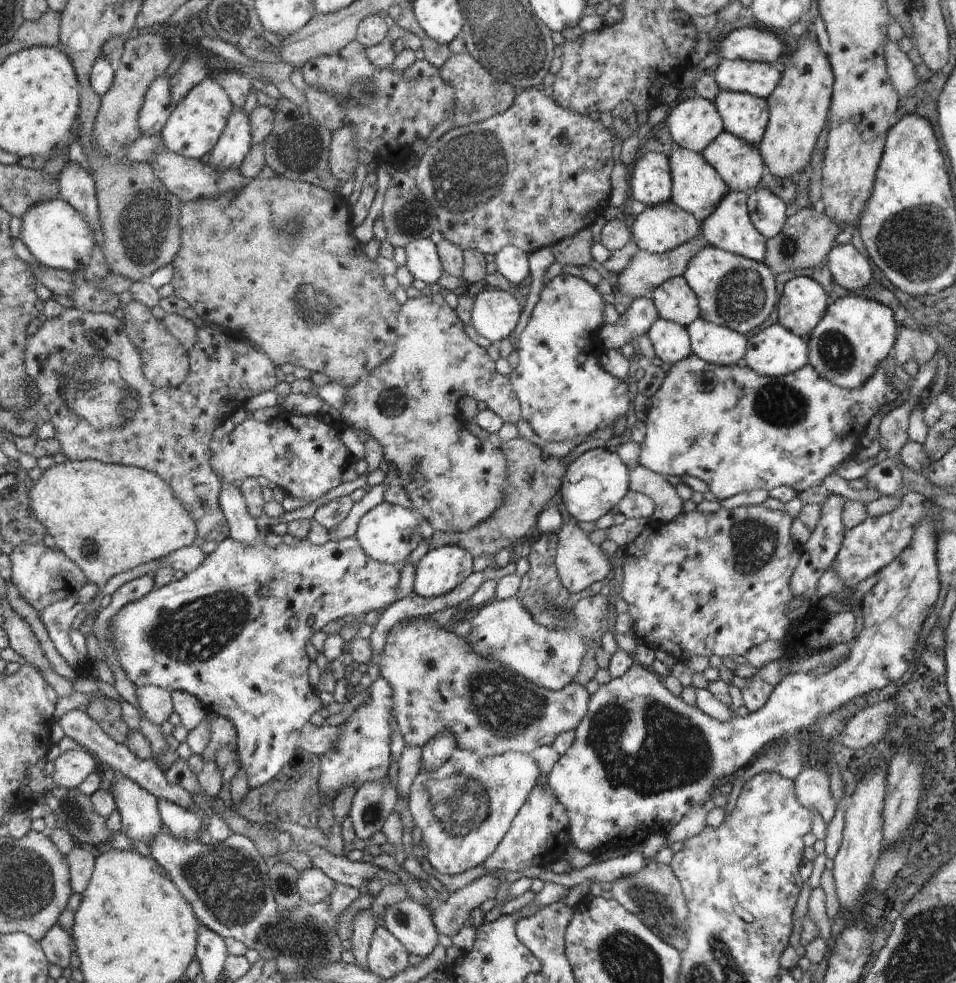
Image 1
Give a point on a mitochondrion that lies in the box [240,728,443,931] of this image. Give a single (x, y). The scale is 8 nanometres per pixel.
(280, 881)

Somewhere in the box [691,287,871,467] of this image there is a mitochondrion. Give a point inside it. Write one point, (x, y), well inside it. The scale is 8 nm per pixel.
(779, 404)

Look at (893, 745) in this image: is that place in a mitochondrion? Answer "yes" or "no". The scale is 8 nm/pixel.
no

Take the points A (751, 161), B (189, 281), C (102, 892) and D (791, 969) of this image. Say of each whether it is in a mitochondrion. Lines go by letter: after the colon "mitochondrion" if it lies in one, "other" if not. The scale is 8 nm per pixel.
A: other
B: other
C: other
D: other

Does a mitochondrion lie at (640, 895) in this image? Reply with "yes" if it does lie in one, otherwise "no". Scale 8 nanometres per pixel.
yes

